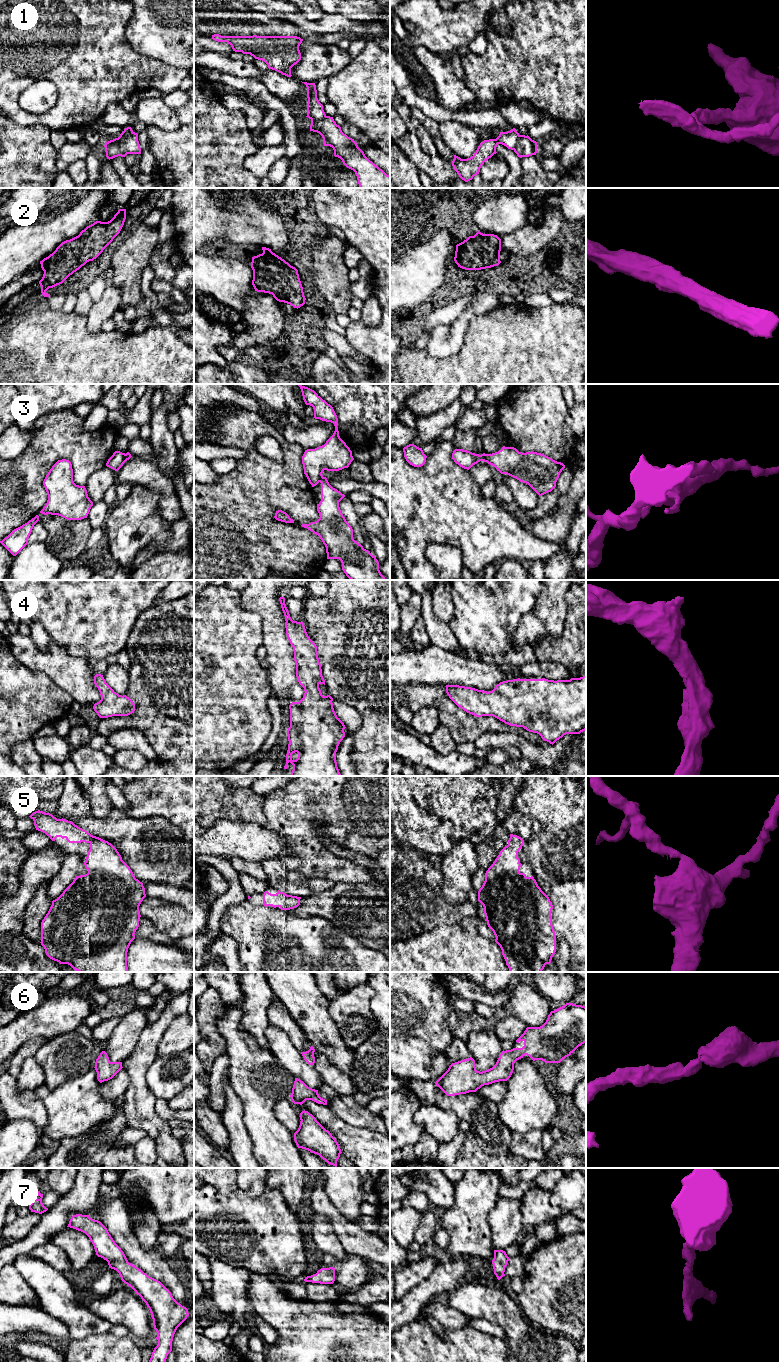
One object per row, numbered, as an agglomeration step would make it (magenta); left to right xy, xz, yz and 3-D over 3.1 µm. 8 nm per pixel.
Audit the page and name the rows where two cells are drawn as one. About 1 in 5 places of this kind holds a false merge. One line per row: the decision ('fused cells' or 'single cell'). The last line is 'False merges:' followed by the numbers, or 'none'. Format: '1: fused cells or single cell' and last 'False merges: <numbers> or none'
1: fused cells
2: single cell
3: fused cells
4: single cell
5: single cell
6: single cell
7: single cell
False merges: 1, 3

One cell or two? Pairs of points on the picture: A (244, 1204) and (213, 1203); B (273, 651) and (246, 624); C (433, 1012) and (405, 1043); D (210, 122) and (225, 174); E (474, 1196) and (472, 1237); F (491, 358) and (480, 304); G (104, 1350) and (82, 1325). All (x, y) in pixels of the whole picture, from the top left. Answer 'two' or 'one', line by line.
A: one
B: two
C: two
D: one
E: one
F: two
G: two

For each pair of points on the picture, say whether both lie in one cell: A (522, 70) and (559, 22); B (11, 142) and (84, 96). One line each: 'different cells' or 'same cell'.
A: same cell
B: different cells

